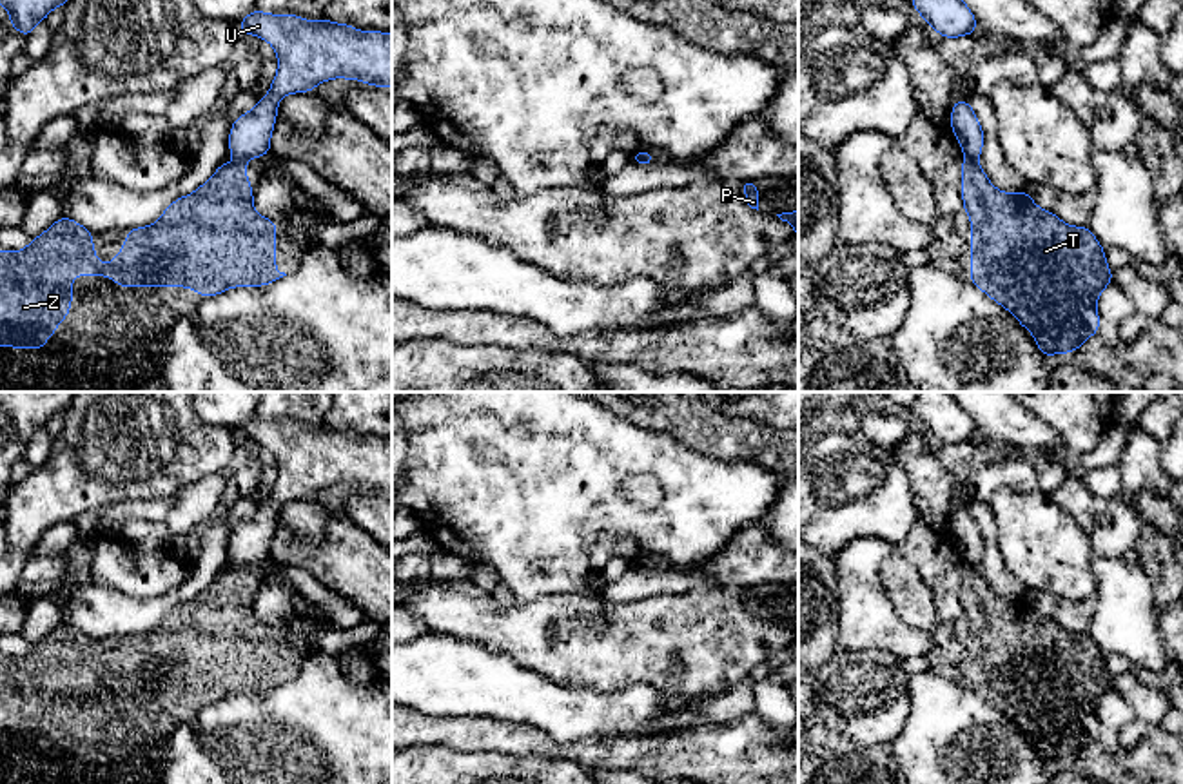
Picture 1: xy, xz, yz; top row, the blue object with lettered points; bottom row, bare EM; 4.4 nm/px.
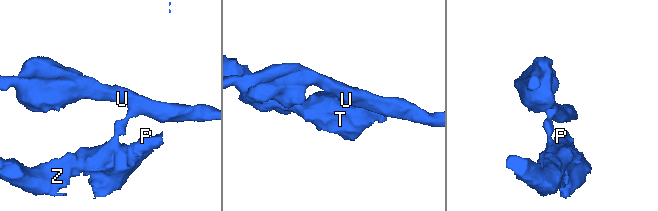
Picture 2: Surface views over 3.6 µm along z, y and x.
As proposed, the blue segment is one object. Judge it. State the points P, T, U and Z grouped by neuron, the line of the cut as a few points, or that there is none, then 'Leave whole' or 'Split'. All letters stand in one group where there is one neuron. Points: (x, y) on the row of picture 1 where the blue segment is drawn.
Groups: P T Z / U. Split along yz (966, 156), (977, 160). Split

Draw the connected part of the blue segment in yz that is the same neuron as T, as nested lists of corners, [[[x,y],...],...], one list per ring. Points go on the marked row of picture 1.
[[[974,158],[962,162],[962,198],[963,212],[971,216],[971,283],[1031,330],[1045,358],[1076,352],[1087,338],[1098,334],[1096,299],[1112,283],[1112,270],[1092,230],[1063,223],[1054,212],[1040,209],[1027,191],[998,191]]]

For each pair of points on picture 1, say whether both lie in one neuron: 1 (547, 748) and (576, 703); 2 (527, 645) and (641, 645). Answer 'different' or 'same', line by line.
1: different
2: same

